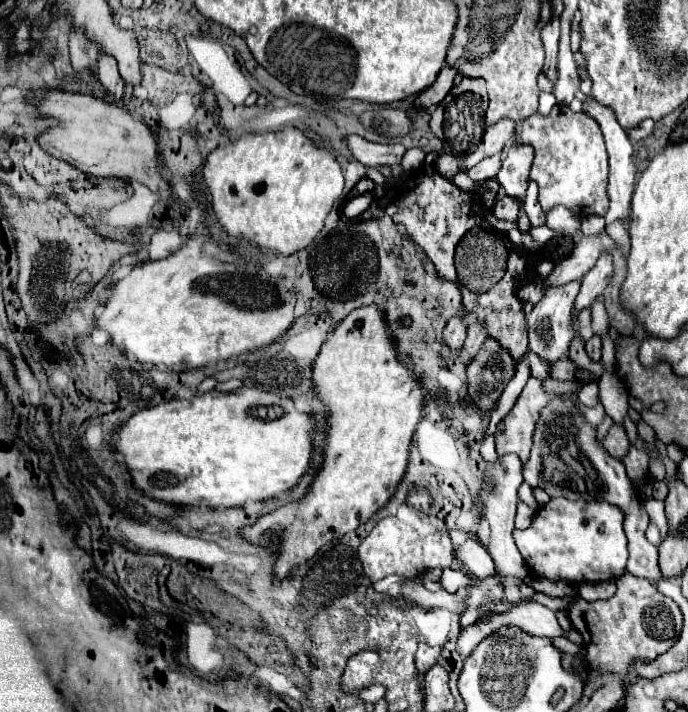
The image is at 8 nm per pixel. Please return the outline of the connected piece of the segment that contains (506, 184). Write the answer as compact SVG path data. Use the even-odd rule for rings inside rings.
M510 148L508 156L496 176L506 196L516 198L524 206L530 172L530 148Z

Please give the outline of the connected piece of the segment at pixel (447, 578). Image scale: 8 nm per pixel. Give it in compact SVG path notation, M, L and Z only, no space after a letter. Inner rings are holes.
M444 568L438 582L446 592L456 592L460 586L470 582L470 578L464 572L458 572L458 570L452 570L452 568Z

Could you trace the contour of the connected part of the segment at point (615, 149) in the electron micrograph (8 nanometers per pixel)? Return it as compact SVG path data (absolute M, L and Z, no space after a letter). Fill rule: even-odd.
M578 94L578 100L584 106L584 112L590 114L592 118L596 118L596 122L602 126L604 132L604 140L606 140L606 148L608 148L608 156L610 156L610 182L608 182L608 194L610 194L610 208L606 212L606 224L612 224L616 220L628 220L630 214L630 198L634 192L634 180L636 180L636 166L634 166L634 146L628 140L628 134L624 132L624 128L614 120L614 112L610 112L610 108L600 108L590 96L586 94Z

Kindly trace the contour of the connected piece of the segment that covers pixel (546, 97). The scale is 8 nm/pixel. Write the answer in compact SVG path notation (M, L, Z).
M540 92L540 108L538 108L540 114L548 114L554 104L556 104L554 92Z

